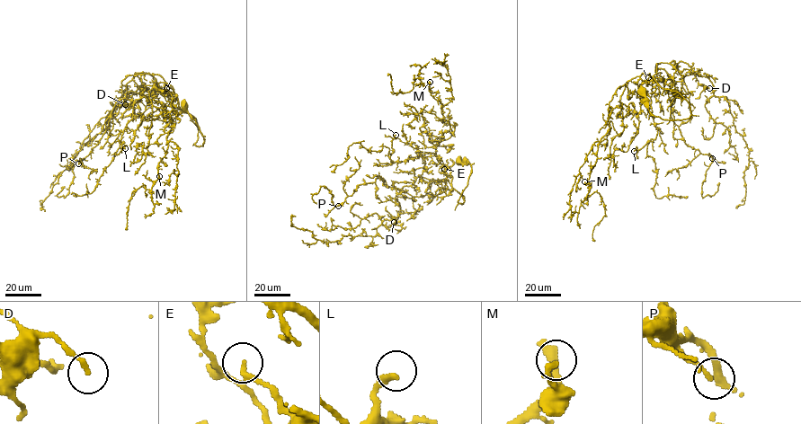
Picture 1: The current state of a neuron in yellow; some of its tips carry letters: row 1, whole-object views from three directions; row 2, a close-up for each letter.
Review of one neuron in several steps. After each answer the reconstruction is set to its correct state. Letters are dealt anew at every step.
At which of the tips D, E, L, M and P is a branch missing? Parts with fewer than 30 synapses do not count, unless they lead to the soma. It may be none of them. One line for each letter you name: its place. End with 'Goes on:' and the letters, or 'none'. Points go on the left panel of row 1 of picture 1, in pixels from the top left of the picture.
L: Place: (125, 148)
Goes on: L

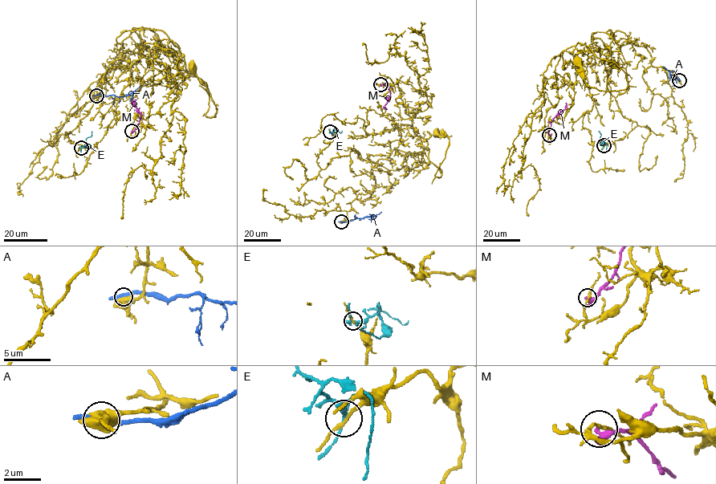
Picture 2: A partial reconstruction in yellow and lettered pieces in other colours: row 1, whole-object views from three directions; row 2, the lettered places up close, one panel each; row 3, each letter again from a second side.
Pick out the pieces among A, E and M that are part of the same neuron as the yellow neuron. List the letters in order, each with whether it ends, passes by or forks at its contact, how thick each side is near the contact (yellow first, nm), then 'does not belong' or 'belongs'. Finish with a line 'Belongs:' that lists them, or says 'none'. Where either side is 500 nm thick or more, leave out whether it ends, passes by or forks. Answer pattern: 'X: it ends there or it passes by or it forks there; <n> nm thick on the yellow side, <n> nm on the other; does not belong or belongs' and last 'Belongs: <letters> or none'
A: 550 nm thick on the yellow side, 240 nm on the other; does not belong
E: it forks there; 190 nm thick on the yellow side, 180 nm on the other; does not belong
M: it ends there; 160 nm thick on the yellow side, 400 nm on the other; does not belong
Belongs: none

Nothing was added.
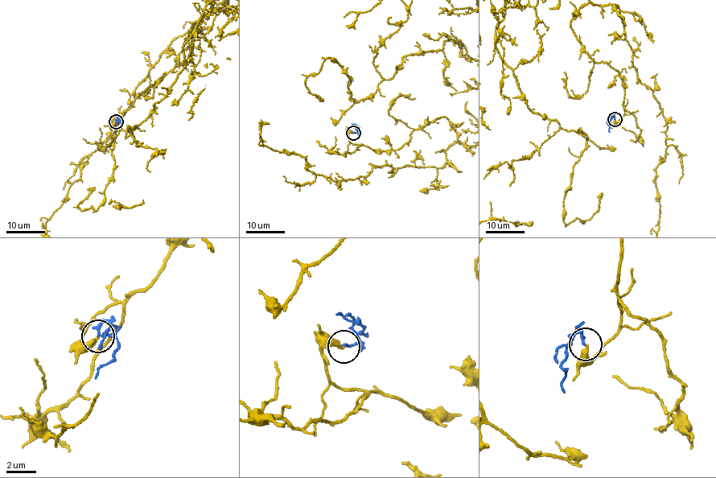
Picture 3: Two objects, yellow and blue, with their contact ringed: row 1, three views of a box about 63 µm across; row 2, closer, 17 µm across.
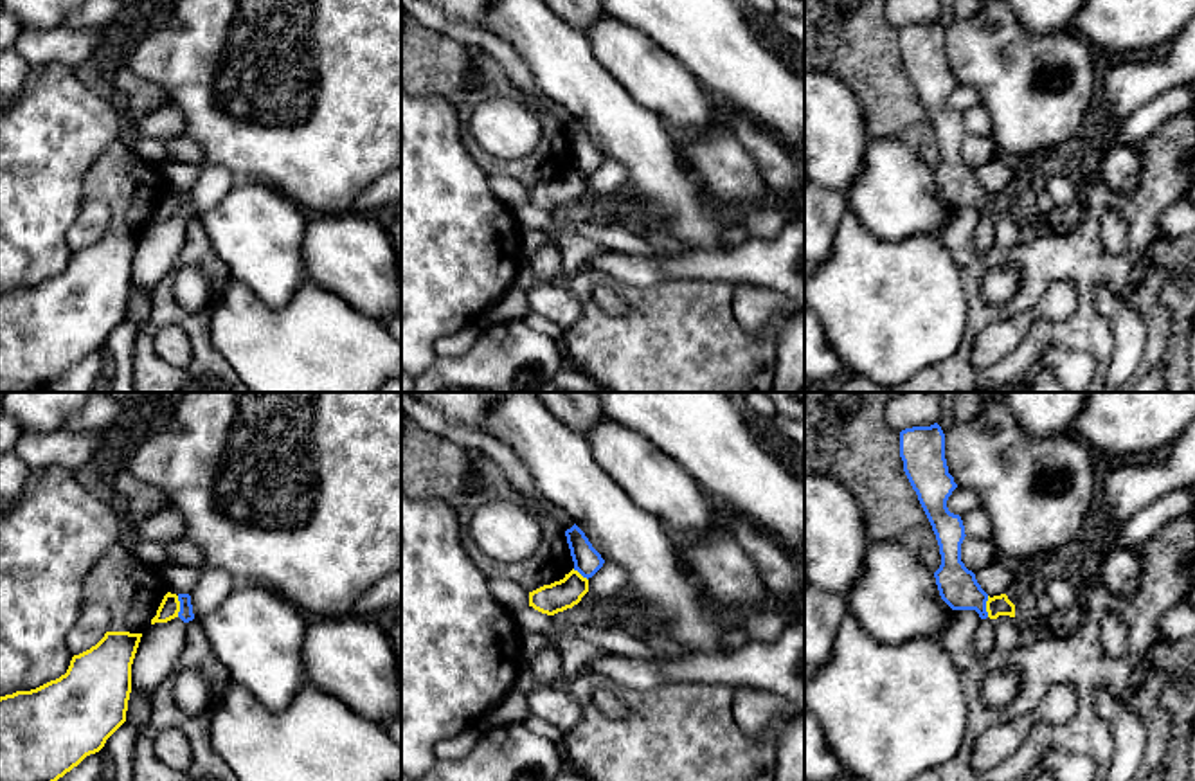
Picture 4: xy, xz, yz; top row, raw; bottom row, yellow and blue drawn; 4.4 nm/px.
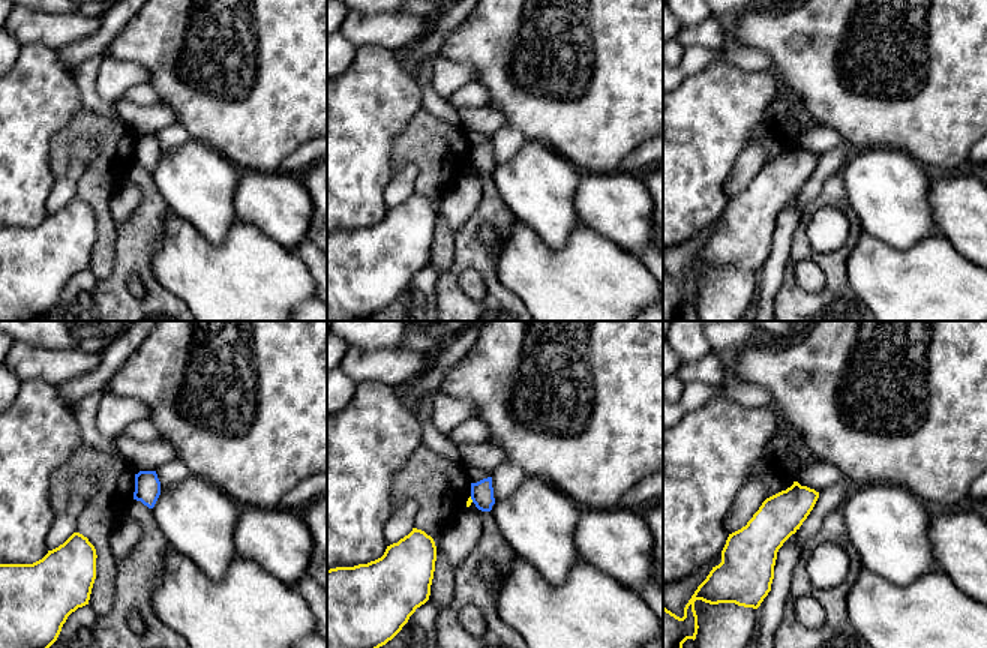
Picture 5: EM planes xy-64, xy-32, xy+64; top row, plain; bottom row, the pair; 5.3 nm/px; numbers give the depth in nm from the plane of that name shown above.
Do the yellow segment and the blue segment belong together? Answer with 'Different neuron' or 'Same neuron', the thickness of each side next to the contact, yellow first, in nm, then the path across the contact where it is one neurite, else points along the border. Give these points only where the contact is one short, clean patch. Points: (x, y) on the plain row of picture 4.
Different neuron. Thickness 90 nm (yellow) against 70 nm. Boundary: xy (177, 193), (179, 213)

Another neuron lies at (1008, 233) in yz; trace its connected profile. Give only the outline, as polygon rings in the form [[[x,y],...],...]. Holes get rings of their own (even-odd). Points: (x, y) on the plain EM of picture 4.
[[[999,212],[993,216],[995,243],[1006,250],[1013,250],[1026,236],[1017,214]]]

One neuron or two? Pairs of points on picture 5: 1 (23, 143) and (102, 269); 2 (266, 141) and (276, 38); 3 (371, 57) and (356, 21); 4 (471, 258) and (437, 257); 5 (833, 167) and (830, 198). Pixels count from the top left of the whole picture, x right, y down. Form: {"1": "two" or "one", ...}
{"1": "two", "2": "one", "3": "two", "4": "two", "5": "two"}

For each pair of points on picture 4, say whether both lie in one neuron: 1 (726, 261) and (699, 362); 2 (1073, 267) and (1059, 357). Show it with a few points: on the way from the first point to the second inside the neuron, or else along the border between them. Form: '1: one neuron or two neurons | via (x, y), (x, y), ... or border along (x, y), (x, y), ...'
1: two neurons | border along (679, 278), (718, 279), (733, 285)
2: two neurons | border along (1042, 353), (1075, 348), (1091, 359), (1095, 373)

